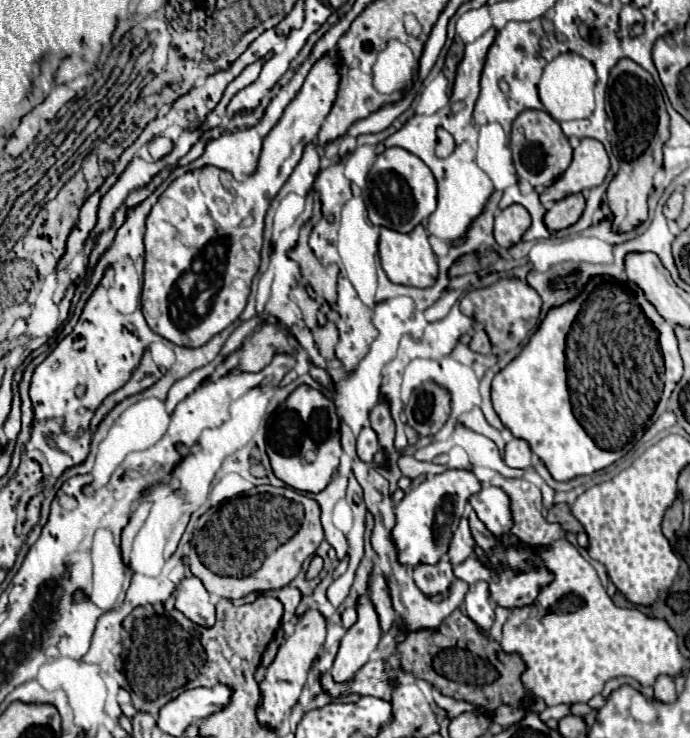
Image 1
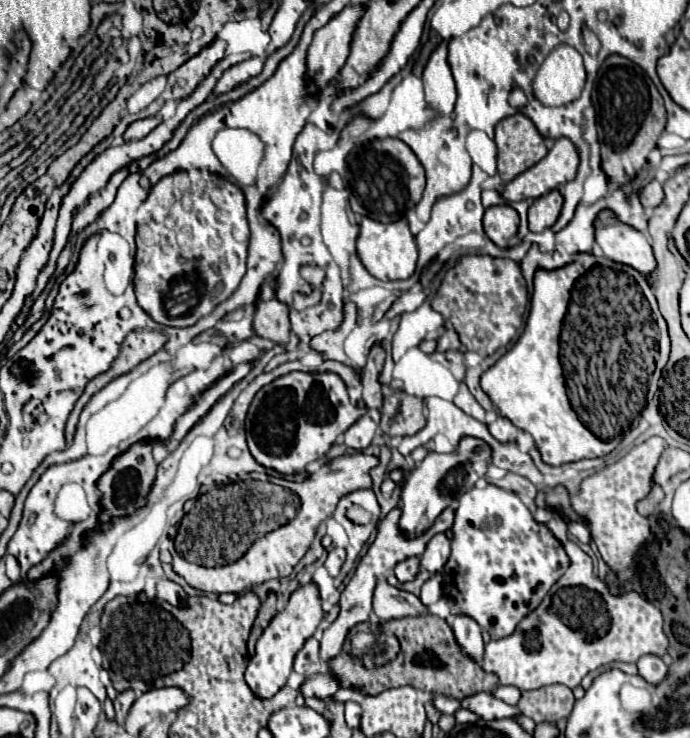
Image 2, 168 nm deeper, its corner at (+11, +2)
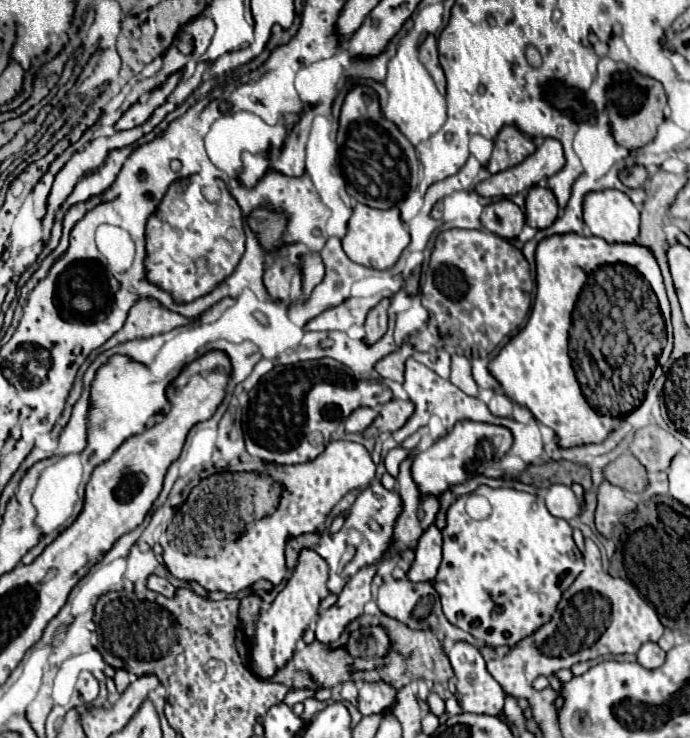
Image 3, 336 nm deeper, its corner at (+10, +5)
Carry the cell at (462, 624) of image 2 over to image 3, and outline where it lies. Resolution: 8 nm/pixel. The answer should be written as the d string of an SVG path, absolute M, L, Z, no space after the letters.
M456 641L448 653L452 669L456 673L456 699L462 711L468 713L484 713L484 715L500 715L504 709L504 689L496 683L496 679L488 673L486 661L478 647L468 641Z

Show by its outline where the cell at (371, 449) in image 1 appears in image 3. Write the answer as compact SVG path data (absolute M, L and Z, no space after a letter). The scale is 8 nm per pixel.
M360 407L360 409L356 409L348 419L346 419L346 431L348 433L364 433L370 425L372 425L372 421L376 419L376 415L378 415L378 411L376 409L370 409L370 407Z

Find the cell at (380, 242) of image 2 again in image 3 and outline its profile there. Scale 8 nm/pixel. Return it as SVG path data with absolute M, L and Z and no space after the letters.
M362 203L354 207L354 213L348 221L348 233L342 239L342 247L354 263L370 267L370 269L380 269L380 271L386 271L392 265L396 265L396 261L400 259L408 243L410 243L410 233L406 231L400 219L400 211L396 207L392 207L390 211L378 211Z

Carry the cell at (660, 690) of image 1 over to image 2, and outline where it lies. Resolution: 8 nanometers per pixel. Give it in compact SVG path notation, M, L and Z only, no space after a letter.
M645 654L637 660L639 676L643 676L649 684L659 684L667 676L667 664L655 656L655 654Z

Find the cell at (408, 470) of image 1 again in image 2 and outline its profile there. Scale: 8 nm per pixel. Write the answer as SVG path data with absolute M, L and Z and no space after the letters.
M355 452L355 454L343 454L333 458L327 464L321 464L319 468L315 468L315 472L309 474L309 478L305 478L303 482L291 482L283 476L279 478L271 478L273 482L293 490L299 498L301 498L301 508L297 510L297 516L279 526L277 530L269 532L267 536L263 536L261 540L253 542L251 548L237 560L231 562L227 566L217 566L217 568L205 568L199 564L191 564L187 560L183 560L175 550L173 550L173 570L175 574L179 574L181 578L185 578L185 582L201 592L213 592L213 594L221 594L221 592L233 592L233 594L243 594L251 588L255 588L257 584L263 584L267 580L273 578L285 578L293 572L293 566L305 556L305 552L309 550L309 546L315 540L315 532L319 528L319 524L333 514L337 502L351 494L353 490L365 490L372 486L372 479L369 476L370 470L377 464L375 456L367 456L363 452Z

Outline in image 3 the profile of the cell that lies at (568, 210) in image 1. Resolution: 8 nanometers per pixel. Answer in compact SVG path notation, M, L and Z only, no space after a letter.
M532 187L526 197L526 223L534 229L546 229L558 217L558 201L546 187Z

